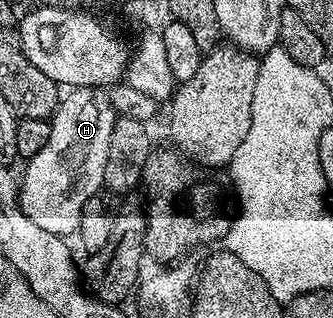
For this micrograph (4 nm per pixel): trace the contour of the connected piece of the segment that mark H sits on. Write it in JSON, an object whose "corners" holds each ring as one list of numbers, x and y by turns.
{"corners":[[77,87,75,89,69,90,67,94,61,98,60,106,57,107,55,113,52,114,52,118,50,120,52,128,50,129,50,141,46,141,46,145,42,145,42,149,38,149,38,153,34,153,34,157,32,159,27,160,26,166,28,167,24,171,24,183,22,179,22,186,18,191,18,198,20,201,20,207,26,213,26,217,30,217,30,221,34,221,34,225,38,225,41,229,46,229,46,233,50,233,51,235,59,235,61,237,72,237,79,232,80,222,82,221,82,209,86,205,86,201,90,201,91,199,97,198,101,194,102,188,104,187,104,170,106,169,106,152,110,150,110,129,114,129,114,121,118,118,116,111,110,105,110,101,108,100,107,94,103,90,97,89,95,87]]}

